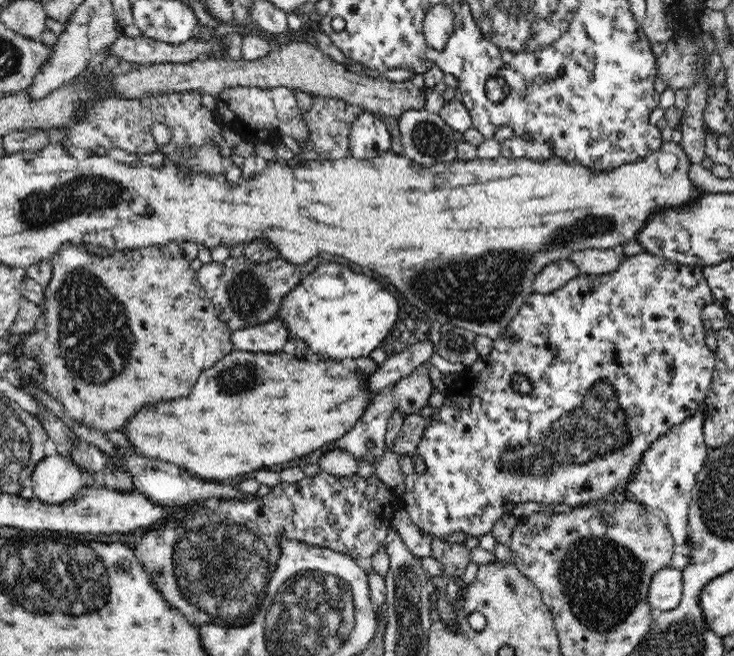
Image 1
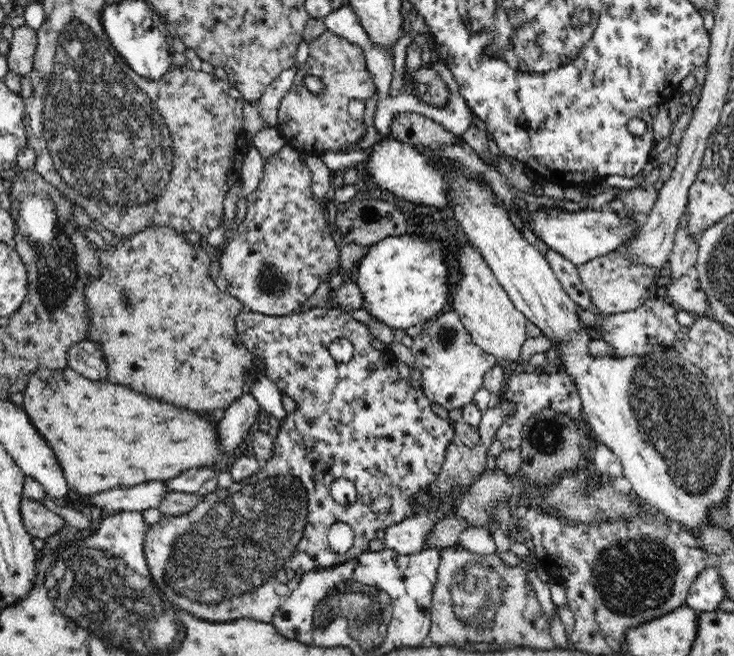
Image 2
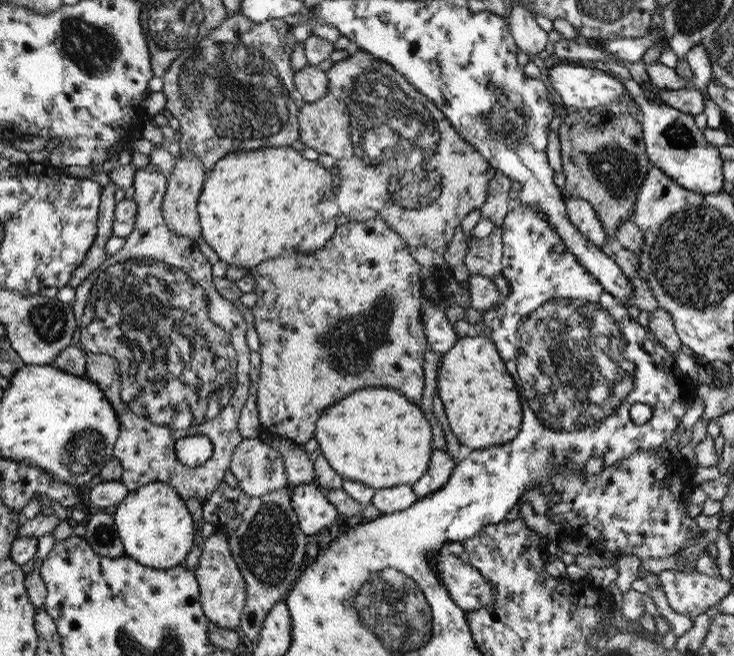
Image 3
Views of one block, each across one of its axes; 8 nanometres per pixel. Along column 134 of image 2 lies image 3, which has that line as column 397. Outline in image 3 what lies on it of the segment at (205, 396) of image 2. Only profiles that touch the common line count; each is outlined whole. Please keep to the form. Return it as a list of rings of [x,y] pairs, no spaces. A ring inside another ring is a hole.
[[[370,219],[367,221],[349,221],[347,224],[341,225],[336,229],[334,236],[321,248],[310,253],[304,251],[290,251],[282,254],[280,258],[274,257],[260,264],[250,268],[250,275],[254,277],[256,281],[255,292],[257,296],[256,304],[252,307],[252,312],[254,316],[254,327],[255,332],[260,338],[260,349],[259,354],[261,356],[260,364],[260,374],[258,382],[258,393],[257,396],[257,407],[259,412],[259,418],[261,425],[264,428],[265,434],[277,437],[283,437],[294,441],[298,445],[304,445],[308,440],[310,440],[315,434],[315,428],[317,425],[318,417],[321,415],[321,412],[330,406],[332,402],[336,402],[338,398],[344,398],[347,394],[354,392],[355,390],[365,389],[368,387],[388,387],[397,390],[402,393],[410,402],[420,402],[422,400],[422,390],[424,390],[424,352],[426,352],[427,343],[426,343],[426,334],[424,334],[424,322],[422,322],[422,304],[423,304],[423,290],[422,290],[422,280],[420,279],[420,268],[421,264],[416,261],[415,258],[410,255],[410,250],[408,245],[404,242],[404,239],[387,223],[382,219]]]

